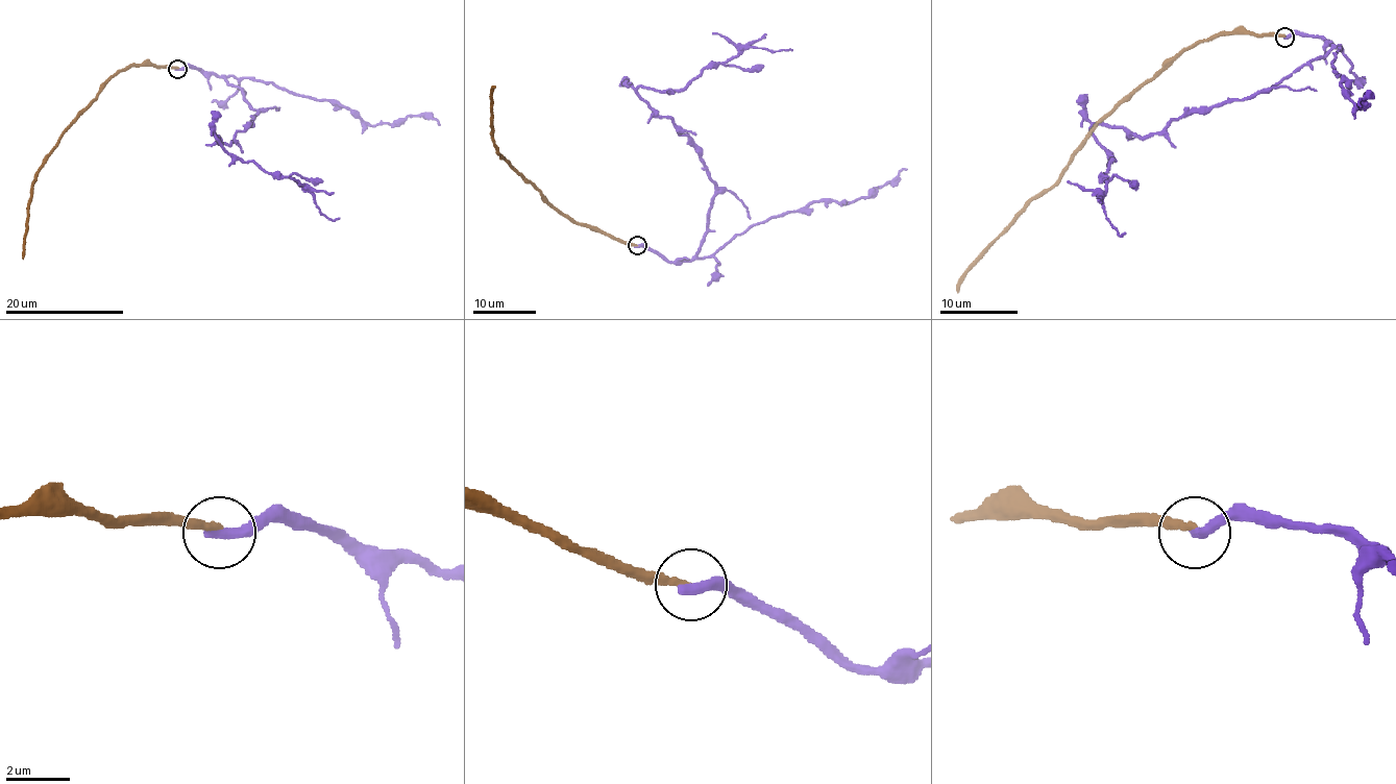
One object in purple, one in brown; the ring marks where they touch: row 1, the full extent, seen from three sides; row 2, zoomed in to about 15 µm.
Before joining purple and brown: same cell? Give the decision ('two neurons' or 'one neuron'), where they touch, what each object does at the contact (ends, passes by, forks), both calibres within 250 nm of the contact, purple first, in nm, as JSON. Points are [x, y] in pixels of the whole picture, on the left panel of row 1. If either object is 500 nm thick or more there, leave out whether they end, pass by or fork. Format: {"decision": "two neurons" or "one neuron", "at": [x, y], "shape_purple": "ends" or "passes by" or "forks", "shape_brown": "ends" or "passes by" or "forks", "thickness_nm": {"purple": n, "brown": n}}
{"decision": "two neurons", "at": [177, 69], "shape_purple": "ends", "shape_brown": "ends", "thickness_nm": {"purple": 360, "brown": 220}}

